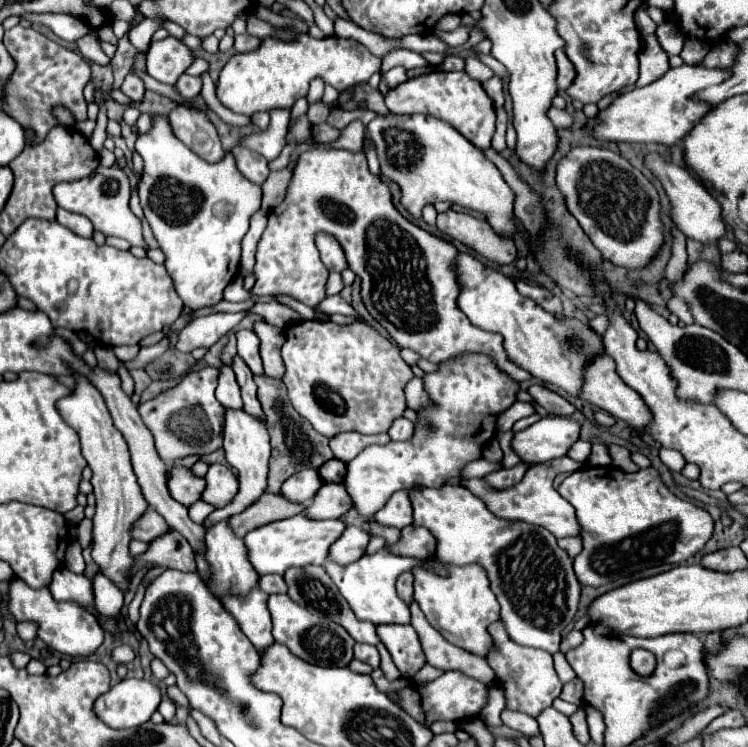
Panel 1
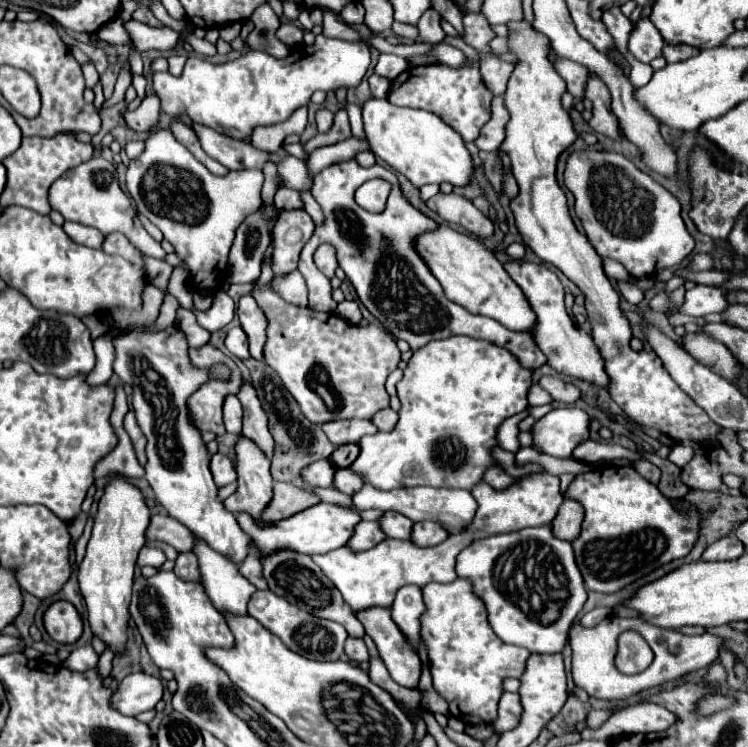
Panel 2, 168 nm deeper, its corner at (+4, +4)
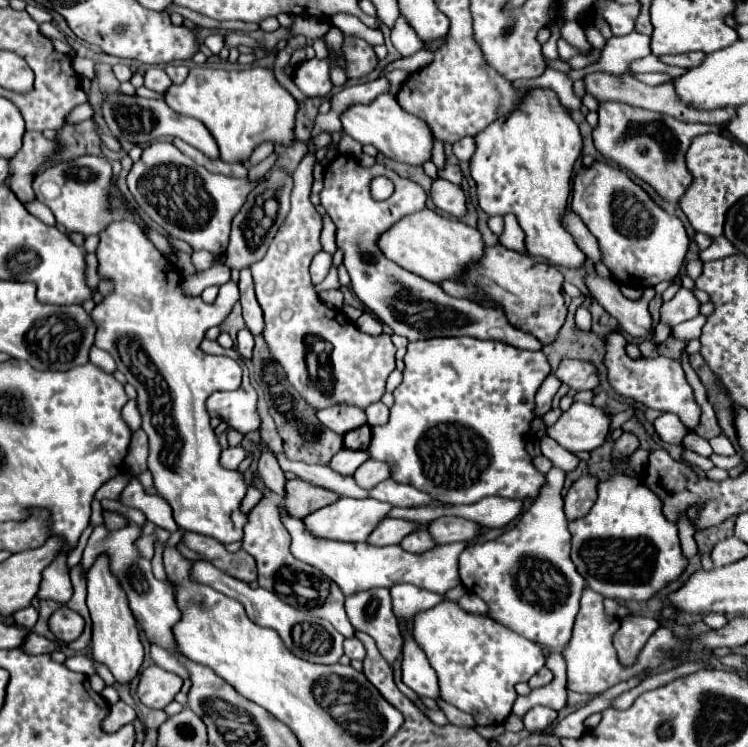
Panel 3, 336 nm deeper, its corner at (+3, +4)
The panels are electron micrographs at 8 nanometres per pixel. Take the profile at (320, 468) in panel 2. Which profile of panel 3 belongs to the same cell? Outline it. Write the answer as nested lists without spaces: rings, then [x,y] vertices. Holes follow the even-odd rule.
[[[342,449],[340,453],[336,453],[336,457],[332,457],[328,467],[336,469],[336,473],[340,473],[340,475],[352,475],[366,459],[368,459],[366,451],[348,451],[348,449]]]

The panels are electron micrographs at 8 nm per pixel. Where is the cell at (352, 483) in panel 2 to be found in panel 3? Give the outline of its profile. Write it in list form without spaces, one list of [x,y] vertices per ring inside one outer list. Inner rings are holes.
[[[368,459],[364,465],[360,465],[356,469],[356,473],[352,475],[354,481],[364,487],[364,489],[372,489],[376,487],[380,481],[388,479],[390,477],[390,469],[386,463],[380,463],[380,461],[374,461],[374,459]]]

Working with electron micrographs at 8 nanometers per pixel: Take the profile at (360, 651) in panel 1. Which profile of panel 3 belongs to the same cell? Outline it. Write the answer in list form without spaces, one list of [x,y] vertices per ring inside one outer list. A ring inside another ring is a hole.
[[[356,637],[344,641],[344,653],[346,653],[350,659],[358,659],[358,661],[362,661],[362,659],[366,657],[366,649],[364,649],[364,645],[362,645]]]

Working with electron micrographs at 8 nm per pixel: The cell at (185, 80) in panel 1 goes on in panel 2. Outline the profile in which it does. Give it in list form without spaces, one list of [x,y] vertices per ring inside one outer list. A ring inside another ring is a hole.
[[[323,34],[316,36],[314,44],[299,50],[292,50],[287,59],[275,59],[267,53],[253,53],[223,63],[213,65],[205,59],[189,57],[183,69],[181,77],[171,77],[169,73],[155,73],[153,75],[153,89],[157,97],[161,99],[161,111],[171,117],[183,117],[187,115],[193,123],[203,123],[207,127],[219,127],[215,131],[233,137],[237,141],[243,141],[253,133],[259,125],[275,125],[281,121],[287,121],[293,111],[301,105],[307,105],[311,95],[315,91],[335,91],[337,87],[357,87],[363,79],[365,71],[369,67],[369,47],[365,43],[351,43],[341,39],[329,39]]]

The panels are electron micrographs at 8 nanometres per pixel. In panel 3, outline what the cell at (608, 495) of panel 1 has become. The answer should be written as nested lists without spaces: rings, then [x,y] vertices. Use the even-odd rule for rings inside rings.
[[[612,475],[602,479],[598,485],[598,499],[590,513],[582,519],[572,521],[568,525],[572,533],[572,561],[578,573],[586,579],[586,585],[596,593],[612,599],[650,599],[656,591],[660,591],[668,581],[676,579],[688,565],[678,537],[676,523],[664,517],[660,497],[650,491],[638,477],[628,475]]]

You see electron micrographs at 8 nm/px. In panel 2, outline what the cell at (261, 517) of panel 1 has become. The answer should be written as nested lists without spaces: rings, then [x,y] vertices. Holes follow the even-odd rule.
[[[275,483],[275,497],[271,505],[263,511],[263,519],[281,521],[317,503],[321,503],[321,499],[313,491],[297,483]]]

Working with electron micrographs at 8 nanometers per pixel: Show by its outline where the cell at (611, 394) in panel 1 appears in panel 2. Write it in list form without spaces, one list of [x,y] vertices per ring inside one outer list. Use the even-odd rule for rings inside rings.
[[[509,259],[503,263],[509,277],[521,287],[523,295],[527,297],[531,309],[535,311],[535,327],[533,327],[533,339],[539,345],[539,349],[547,355],[547,363],[557,369],[559,373],[567,373],[579,379],[587,379],[599,387],[607,387],[607,373],[603,369],[603,359],[599,357],[599,351],[595,349],[595,343],[591,341],[591,335],[583,331],[581,327],[575,327],[571,317],[567,315],[565,303],[563,303],[563,285],[559,277],[549,271],[545,265],[529,263],[529,261],[515,261]]]

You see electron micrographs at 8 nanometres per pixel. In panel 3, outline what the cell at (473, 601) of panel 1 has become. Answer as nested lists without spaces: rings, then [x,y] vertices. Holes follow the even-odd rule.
[[[448,597],[414,619],[414,637],[438,673],[442,699],[470,713],[478,725],[504,723],[516,699],[514,685],[528,681],[544,667],[544,655],[536,643],[512,633],[486,615],[464,611]]]

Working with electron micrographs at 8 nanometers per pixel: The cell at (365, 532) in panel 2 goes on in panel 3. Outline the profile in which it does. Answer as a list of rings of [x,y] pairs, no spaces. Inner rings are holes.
[[[384,519],[380,521],[380,525],[376,525],[376,529],[370,533],[368,543],[376,545],[376,547],[384,547],[384,545],[396,545],[402,541],[404,535],[412,533],[416,527],[422,527],[418,523],[406,521],[406,519]]]

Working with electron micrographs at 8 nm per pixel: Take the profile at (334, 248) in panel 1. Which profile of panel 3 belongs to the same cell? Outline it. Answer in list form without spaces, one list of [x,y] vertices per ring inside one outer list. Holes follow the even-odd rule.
[[[320,251],[316,253],[316,257],[312,259],[312,265],[310,265],[310,275],[312,275],[312,283],[322,283],[322,279],[328,275],[332,267],[332,255],[326,253],[326,251]]]

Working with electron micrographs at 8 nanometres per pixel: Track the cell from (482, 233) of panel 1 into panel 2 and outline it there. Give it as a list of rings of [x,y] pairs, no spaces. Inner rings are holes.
[[[437,193],[427,201],[427,205],[431,211],[439,213],[447,223],[461,225],[479,237],[487,237],[493,233],[493,223],[479,209],[475,209],[469,199],[461,195]]]

